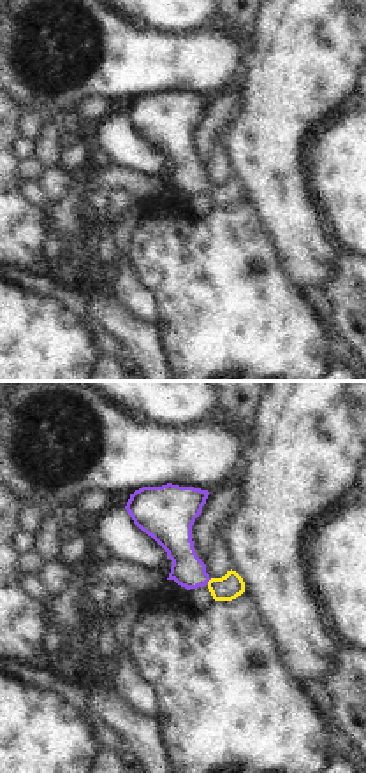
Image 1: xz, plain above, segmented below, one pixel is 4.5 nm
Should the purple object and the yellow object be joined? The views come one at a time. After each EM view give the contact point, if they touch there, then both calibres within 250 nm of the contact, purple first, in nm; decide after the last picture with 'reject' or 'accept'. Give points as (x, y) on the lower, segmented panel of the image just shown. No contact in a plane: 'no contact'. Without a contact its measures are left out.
contact (208, 580); calibres 150 and 120 nm

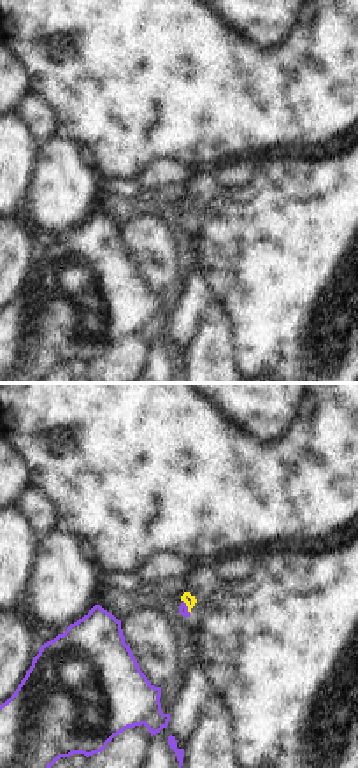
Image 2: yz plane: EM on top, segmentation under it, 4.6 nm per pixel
contact (186, 607); calibres 50 and 50 nm

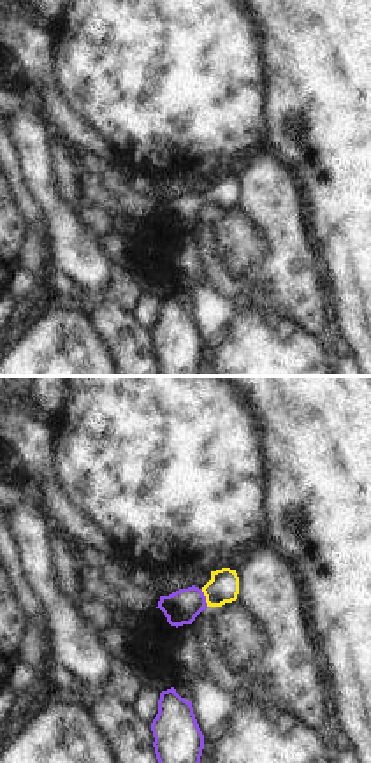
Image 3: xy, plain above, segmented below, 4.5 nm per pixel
contact (204, 598); calibres 160 and 140 nm

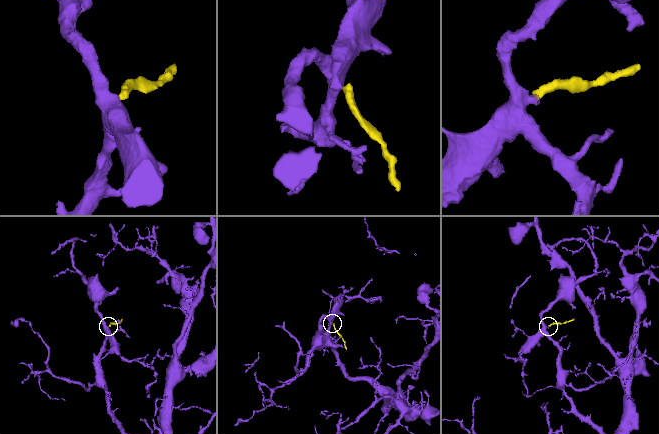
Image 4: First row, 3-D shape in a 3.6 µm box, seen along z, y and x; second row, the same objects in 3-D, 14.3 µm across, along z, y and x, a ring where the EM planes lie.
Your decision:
accept

